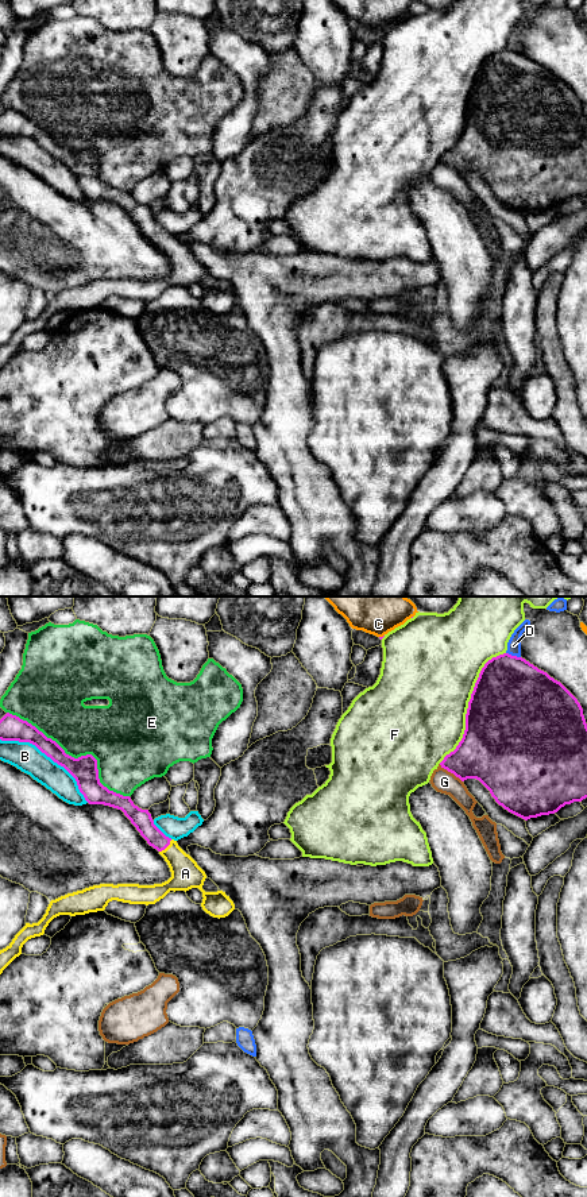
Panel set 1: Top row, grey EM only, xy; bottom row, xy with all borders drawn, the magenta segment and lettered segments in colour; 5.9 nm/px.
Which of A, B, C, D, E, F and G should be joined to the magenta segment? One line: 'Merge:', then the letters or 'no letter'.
Merge: A

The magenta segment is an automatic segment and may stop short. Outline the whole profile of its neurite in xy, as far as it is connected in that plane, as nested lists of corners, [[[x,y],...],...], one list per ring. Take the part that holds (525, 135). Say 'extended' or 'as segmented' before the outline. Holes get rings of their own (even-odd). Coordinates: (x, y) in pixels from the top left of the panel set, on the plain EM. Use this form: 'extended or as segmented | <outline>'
as segmented | [[[509,49],[499,50],[488,55],[482,63],[468,97],[463,134],[456,144],[444,152],[440,161],[462,177],[467,174],[479,175],[490,186],[491,192],[499,201],[525,216],[555,209],[565,200],[582,197],[587,193],[587,119],[583,111],[583,104],[578,94],[547,67],[538,65],[522,53],[511,51]]]

